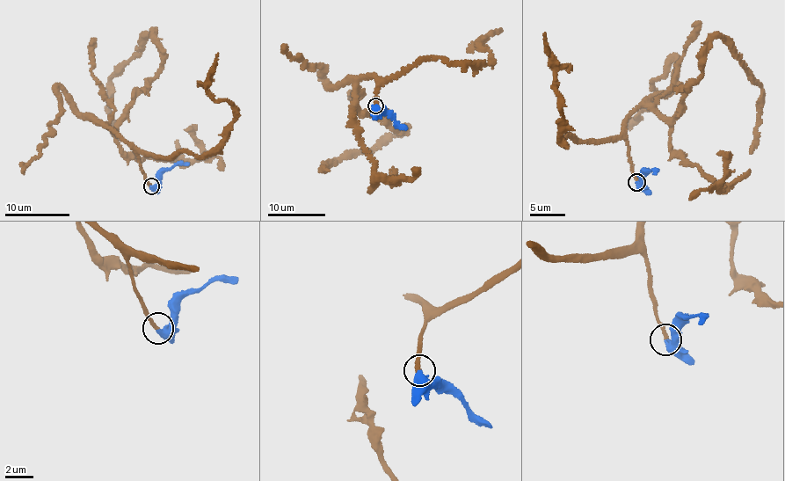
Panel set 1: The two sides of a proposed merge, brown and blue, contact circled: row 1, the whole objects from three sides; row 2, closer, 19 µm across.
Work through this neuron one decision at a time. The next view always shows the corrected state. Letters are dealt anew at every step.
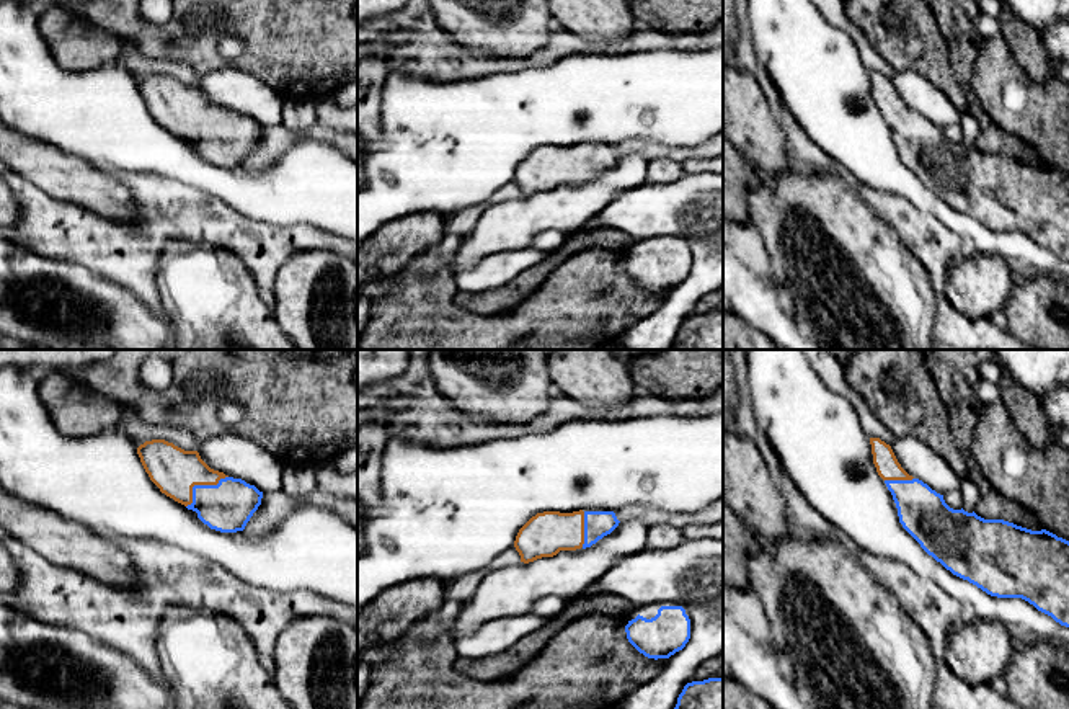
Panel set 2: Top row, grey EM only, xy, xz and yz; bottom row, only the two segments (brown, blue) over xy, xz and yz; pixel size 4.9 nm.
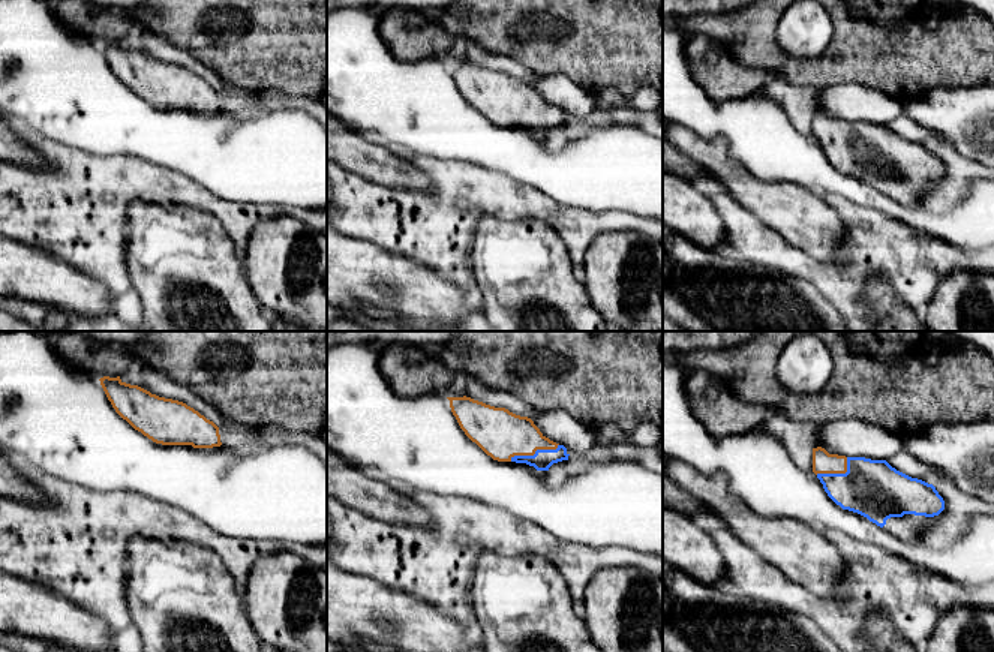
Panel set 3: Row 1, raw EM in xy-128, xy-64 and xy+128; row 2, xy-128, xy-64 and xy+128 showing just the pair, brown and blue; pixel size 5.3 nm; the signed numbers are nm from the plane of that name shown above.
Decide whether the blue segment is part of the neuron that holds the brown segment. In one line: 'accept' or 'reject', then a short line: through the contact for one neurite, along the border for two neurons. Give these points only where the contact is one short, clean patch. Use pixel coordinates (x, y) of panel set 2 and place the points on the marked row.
accept

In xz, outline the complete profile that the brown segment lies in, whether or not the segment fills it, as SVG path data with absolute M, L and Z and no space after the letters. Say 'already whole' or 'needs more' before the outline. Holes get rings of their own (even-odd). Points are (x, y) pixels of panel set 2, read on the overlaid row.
needs more | M543 511L532 516L517 533L514 547L521 562L553 557L560 551L586 549L610 534L619 519L614 511Z

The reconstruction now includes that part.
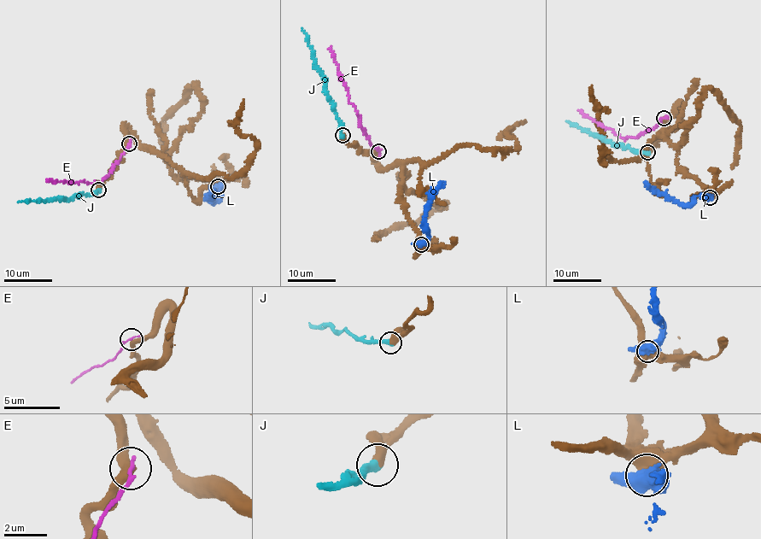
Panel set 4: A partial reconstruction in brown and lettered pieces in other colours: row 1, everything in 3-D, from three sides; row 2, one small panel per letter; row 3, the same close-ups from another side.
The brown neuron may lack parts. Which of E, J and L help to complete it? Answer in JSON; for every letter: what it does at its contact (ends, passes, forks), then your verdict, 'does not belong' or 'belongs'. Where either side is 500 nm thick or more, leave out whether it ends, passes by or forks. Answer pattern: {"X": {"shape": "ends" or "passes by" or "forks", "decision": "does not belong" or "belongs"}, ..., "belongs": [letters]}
{"E": {"shape": "ends", "decision": "does not belong"}, "J": {"shape": "ends", "decision": "belongs"}, "L": {"decision": "does not belong"}, "belongs": ["J"]}

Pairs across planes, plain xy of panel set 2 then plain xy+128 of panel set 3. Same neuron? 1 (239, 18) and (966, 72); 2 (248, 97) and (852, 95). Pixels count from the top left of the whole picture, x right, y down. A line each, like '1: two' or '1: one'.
1: one
2: one

